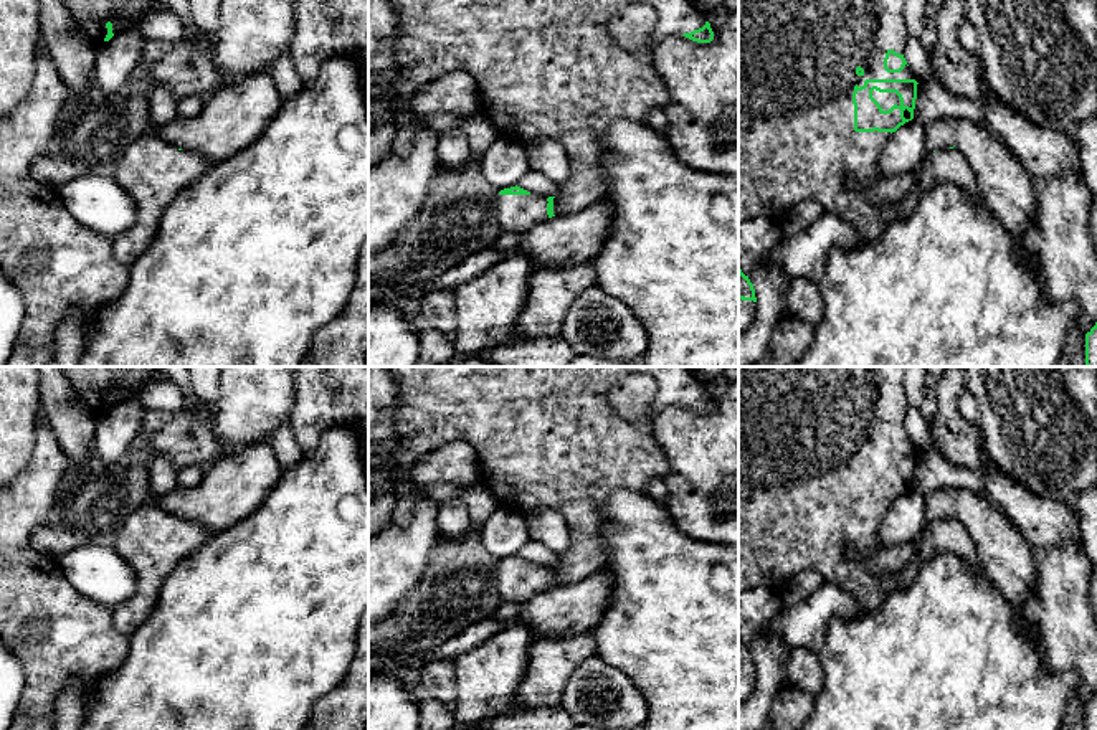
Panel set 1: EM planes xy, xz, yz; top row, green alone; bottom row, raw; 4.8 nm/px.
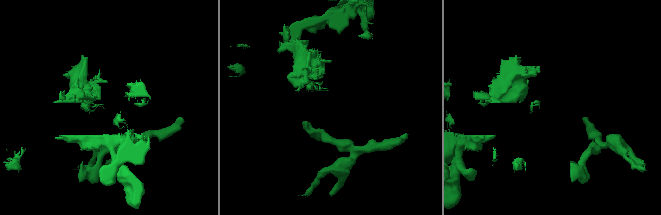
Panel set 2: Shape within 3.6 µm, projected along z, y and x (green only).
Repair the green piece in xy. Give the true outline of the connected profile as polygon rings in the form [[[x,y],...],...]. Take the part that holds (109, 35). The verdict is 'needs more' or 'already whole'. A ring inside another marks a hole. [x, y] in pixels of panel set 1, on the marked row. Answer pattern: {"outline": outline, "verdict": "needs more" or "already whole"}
{"outline": [[[63,0],[79,30],[96,45],[134,28],[162,0]]], "verdict": "needs more"}

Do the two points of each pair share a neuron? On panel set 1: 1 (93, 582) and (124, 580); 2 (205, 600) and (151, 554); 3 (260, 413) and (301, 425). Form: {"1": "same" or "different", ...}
{"1": "same", "2": "different", "3": "different"}

